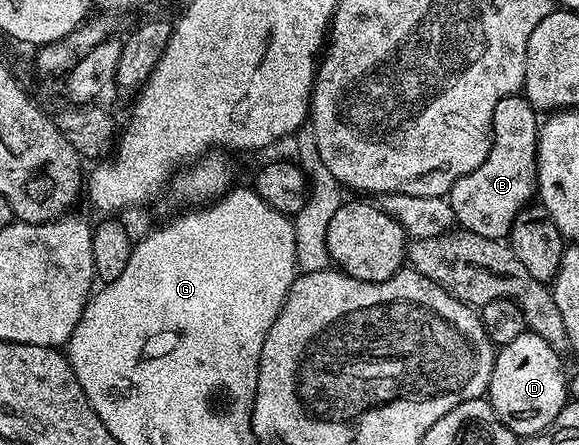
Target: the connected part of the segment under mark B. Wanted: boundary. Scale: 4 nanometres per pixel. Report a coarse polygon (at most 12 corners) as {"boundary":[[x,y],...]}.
{"boundary":[[497,101],[491,148],[449,192],[462,230],[500,241],[537,191],[540,116]]}

